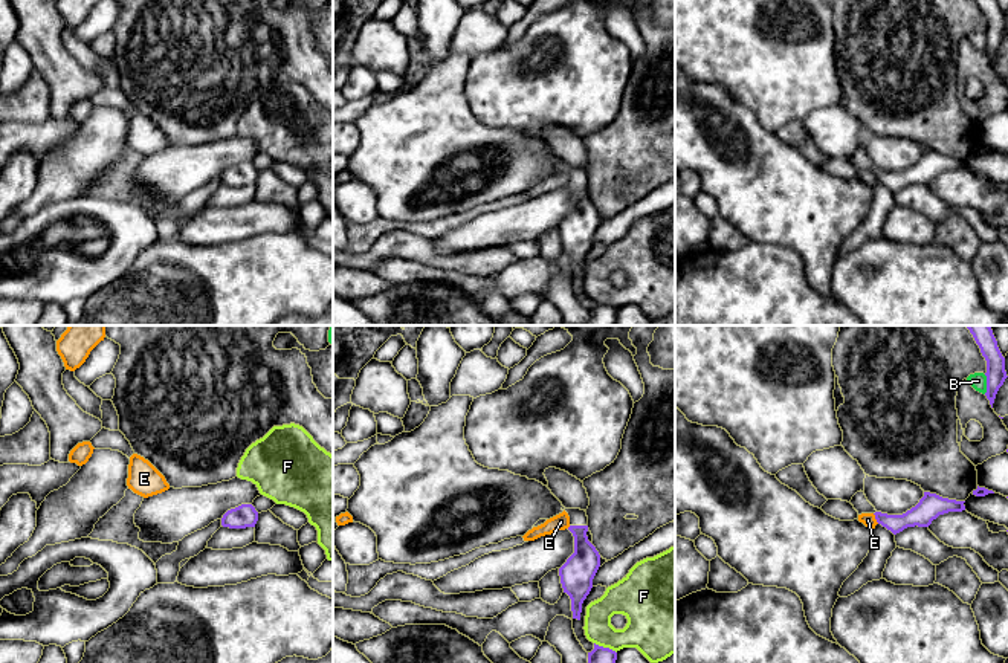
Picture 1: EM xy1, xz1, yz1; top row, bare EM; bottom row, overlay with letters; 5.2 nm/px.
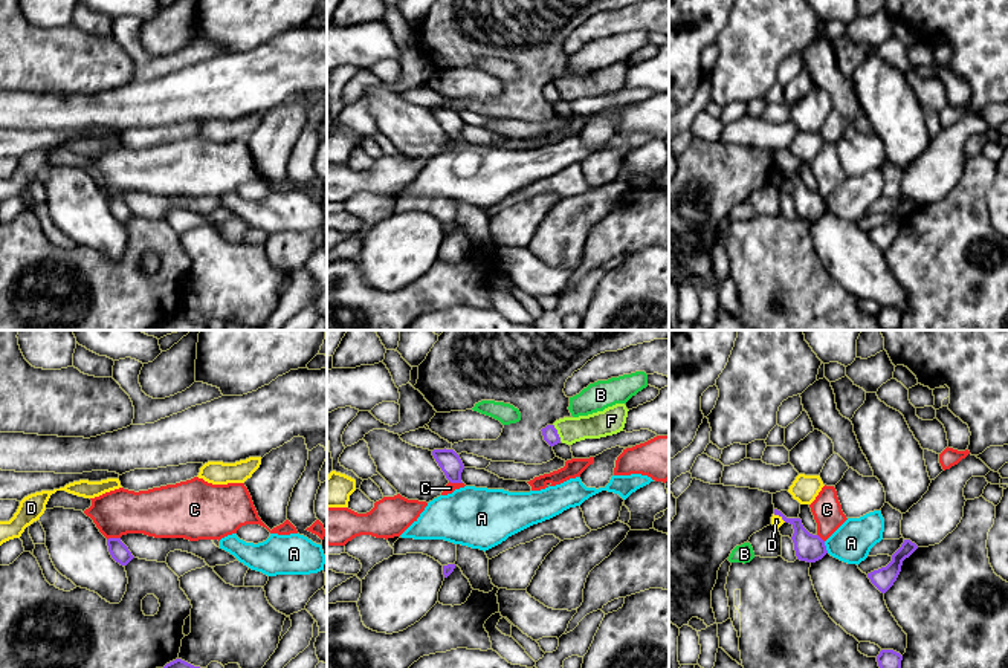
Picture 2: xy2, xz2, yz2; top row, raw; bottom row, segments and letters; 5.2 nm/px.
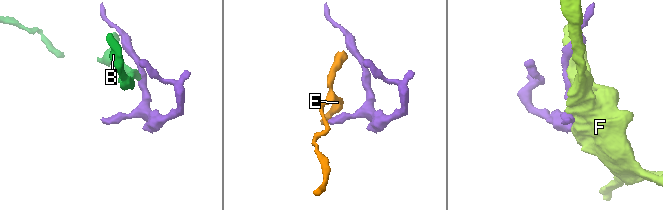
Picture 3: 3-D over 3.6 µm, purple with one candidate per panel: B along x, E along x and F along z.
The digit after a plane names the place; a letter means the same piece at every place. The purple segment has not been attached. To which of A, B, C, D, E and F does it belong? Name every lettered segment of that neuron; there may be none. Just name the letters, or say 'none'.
none

